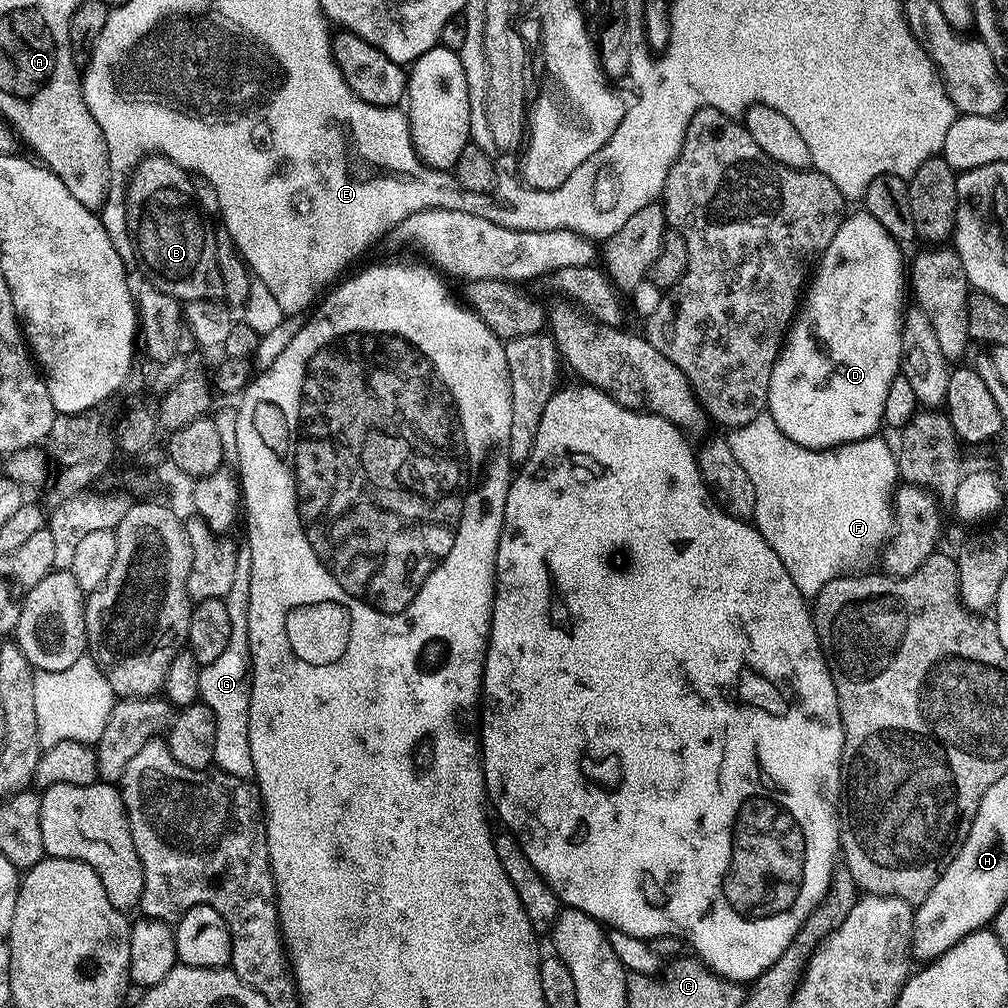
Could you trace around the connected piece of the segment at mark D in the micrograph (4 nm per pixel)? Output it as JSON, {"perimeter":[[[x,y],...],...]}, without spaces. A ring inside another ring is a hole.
{"perimeter":[[[857,210],[840,223],[838,234],[830,242],[823,256],[818,261],[818,267],[806,288],[806,295],[799,305],[798,311],[789,327],[788,335],[784,338],[784,346],[770,374],[770,390],[768,391],[767,415],[778,422],[778,430],[786,434],[798,446],[807,448],[834,448],[837,444],[848,444],[851,440],[864,440],[867,436],[877,435],[884,424],[886,410],[886,393],[890,391],[890,382],[900,375],[900,359],[902,358],[902,322],[906,311],[904,290],[906,294],[906,268],[900,265],[901,245],[889,236],[886,229],[871,216],[869,212]]]}

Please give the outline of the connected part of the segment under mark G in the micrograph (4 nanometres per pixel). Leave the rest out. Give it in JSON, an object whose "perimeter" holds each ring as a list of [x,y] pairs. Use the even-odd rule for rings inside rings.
{"perimeter":[[[247,547],[236,548],[234,582],[230,585],[230,594],[224,597],[226,610],[230,614],[230,642],[226,650],[214,662],[200,669],[200,700],[210,710],[214,710],[216,733],[214,734],[214,764],[219,771],[236,776],[239,780],[251,781],[256,775],[254,758],[250,758],[250,694],[252,693],[252,643],[248,637],[248,611],[250,610],[250,554]]]}

